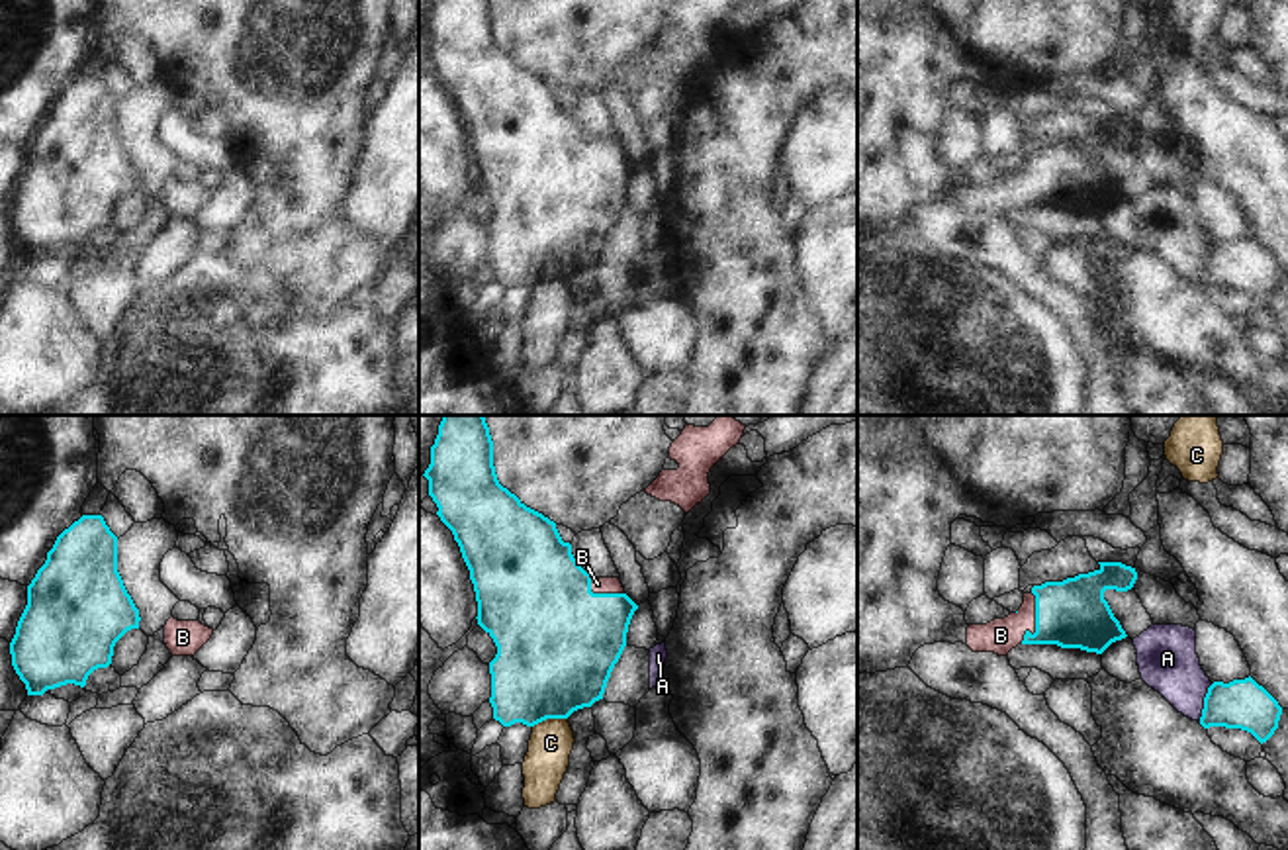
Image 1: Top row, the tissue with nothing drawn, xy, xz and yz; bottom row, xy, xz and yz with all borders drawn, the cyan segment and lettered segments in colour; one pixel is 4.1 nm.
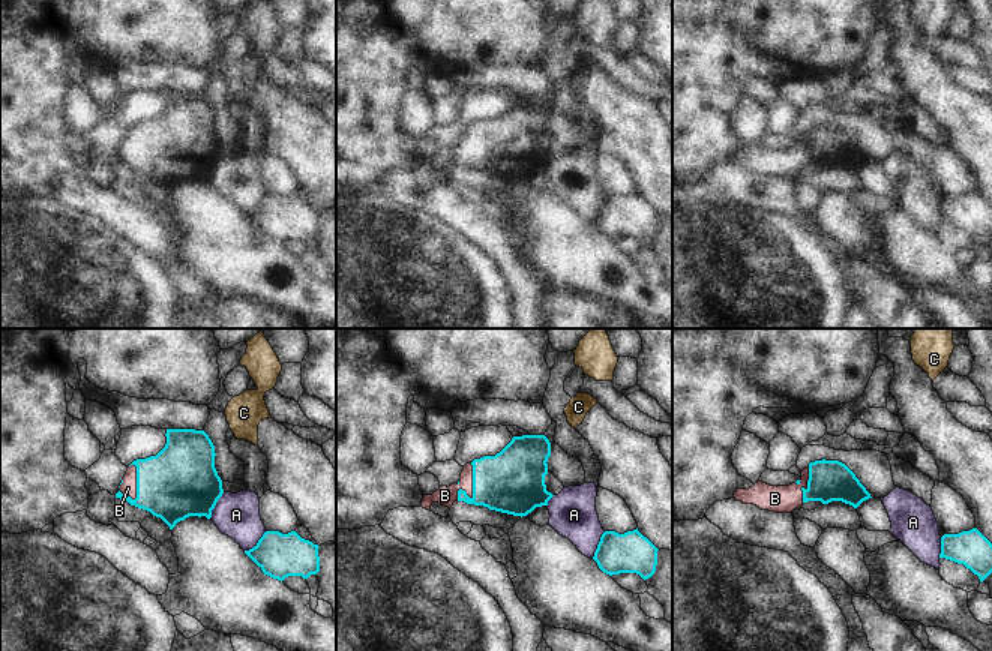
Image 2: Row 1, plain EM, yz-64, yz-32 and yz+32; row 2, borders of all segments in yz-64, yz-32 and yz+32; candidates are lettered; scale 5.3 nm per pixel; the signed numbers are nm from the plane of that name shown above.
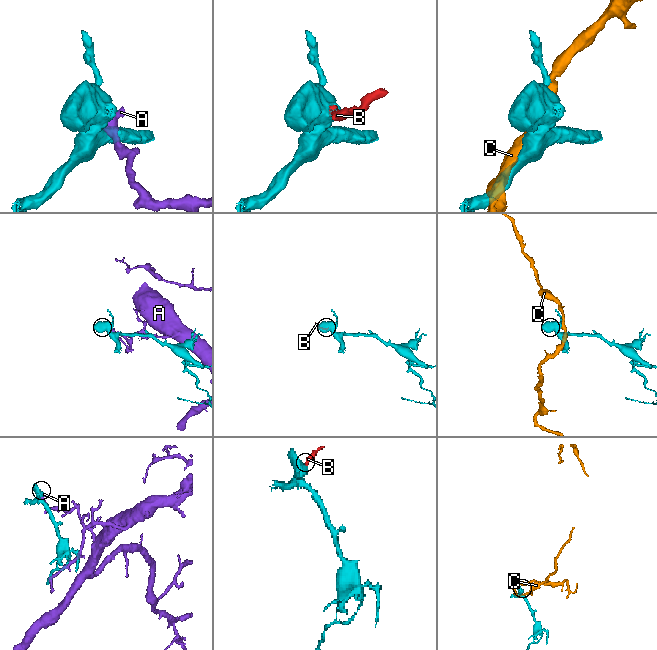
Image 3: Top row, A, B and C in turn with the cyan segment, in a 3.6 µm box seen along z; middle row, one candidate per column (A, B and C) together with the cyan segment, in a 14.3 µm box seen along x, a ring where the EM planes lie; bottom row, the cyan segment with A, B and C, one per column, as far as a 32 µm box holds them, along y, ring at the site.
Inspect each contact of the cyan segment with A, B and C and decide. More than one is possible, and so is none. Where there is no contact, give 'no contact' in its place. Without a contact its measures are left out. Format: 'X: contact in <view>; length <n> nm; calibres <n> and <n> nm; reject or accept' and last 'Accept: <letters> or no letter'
A: contact in yz; length 170 nm; calibres 200 and 240 nm; reject
B: contact in yz; length 220 nm; calibres 280 and 140 nm; accept
C: contact in xz; length 150 nm; calibres 480 and 180 nm; reject
Accept: B

